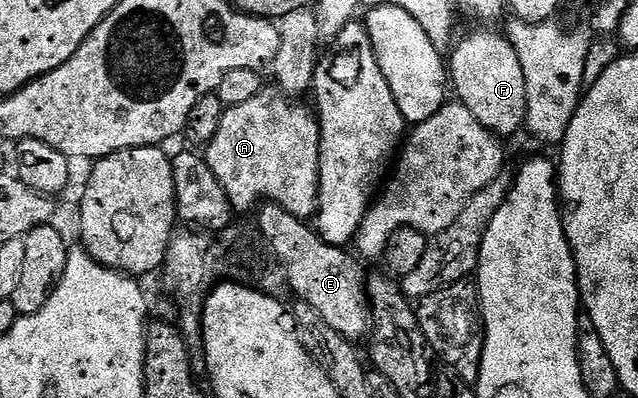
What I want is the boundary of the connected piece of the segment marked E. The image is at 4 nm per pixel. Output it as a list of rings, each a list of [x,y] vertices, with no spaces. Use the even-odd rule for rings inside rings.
[[[268,202],[260,210],[259,230],[278,262],[282,262],[295,299],[314,306],[314,310],[318,310],[318,314],[322,314],[324,321],[330,325],[330,330],[353,342],[360,342],[363,336],[365,339],[372,327],[365,265],[347,247],[339,248],[323,240],[311,223],[299,220],[281,204]]]

